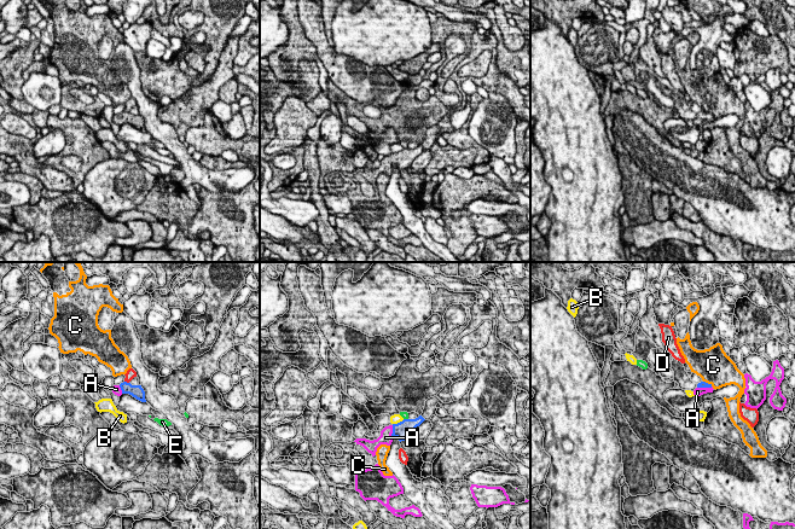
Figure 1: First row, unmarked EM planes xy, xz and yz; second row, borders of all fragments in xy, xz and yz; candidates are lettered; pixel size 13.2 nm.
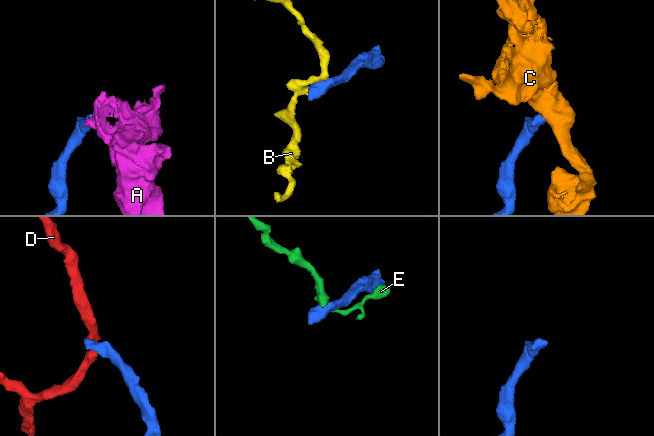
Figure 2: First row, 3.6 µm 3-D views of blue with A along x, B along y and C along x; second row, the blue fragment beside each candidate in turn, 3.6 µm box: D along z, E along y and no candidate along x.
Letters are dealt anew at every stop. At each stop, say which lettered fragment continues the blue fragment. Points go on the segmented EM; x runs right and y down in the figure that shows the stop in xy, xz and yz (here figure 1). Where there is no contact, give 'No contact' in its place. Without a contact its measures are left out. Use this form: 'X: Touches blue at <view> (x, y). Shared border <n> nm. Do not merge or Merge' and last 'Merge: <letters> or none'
A: Touches blue at xz (393, 431). Shared border 180 nm. Merge
B: Touches blue at xz (398, 423). Shared border 170 nm. Do not merge
C: Touches blue at yz (707, 383). Shared border 140 nm. Do not merge
D: Touches blue at xy (126, 382). Shared border 70 nm. Do not merge
E: Touches blue at xz (406, 419). Shared border 70 nm. Do not merge
Merge: A

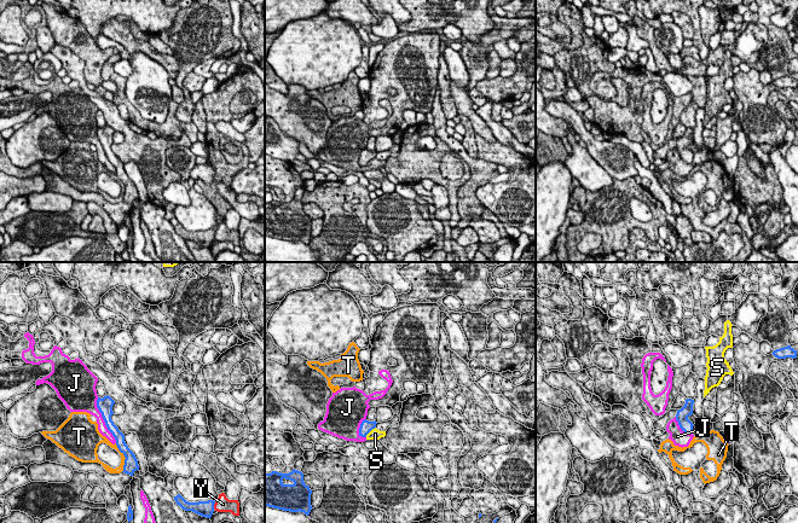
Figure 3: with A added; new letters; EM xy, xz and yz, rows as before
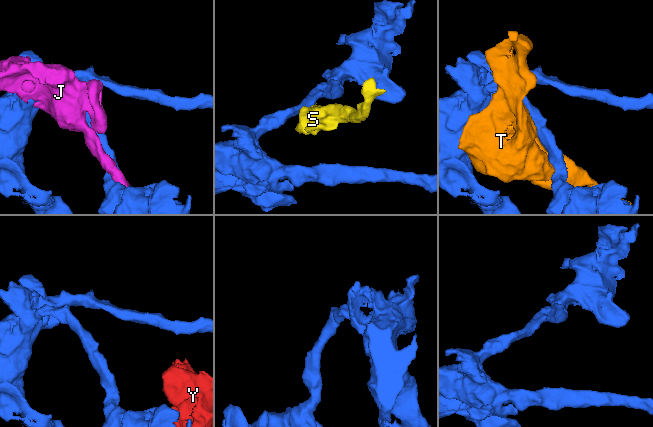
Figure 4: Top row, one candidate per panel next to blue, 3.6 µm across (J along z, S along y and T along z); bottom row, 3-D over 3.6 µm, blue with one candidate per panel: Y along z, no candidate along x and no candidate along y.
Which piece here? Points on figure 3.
J: Touches blue at xy (104, 420). Shared border 650 nm. Do not merge
S: Touches blue at xz (370, 430). Shared border 200 nm. Do not merge
T: Touches blue at xy (125, 457). Shared border 400 nm. Do not merge
Y: Touches blue at xy (213, 505). Shared border 120 nm. Do not merge
Merge: none

